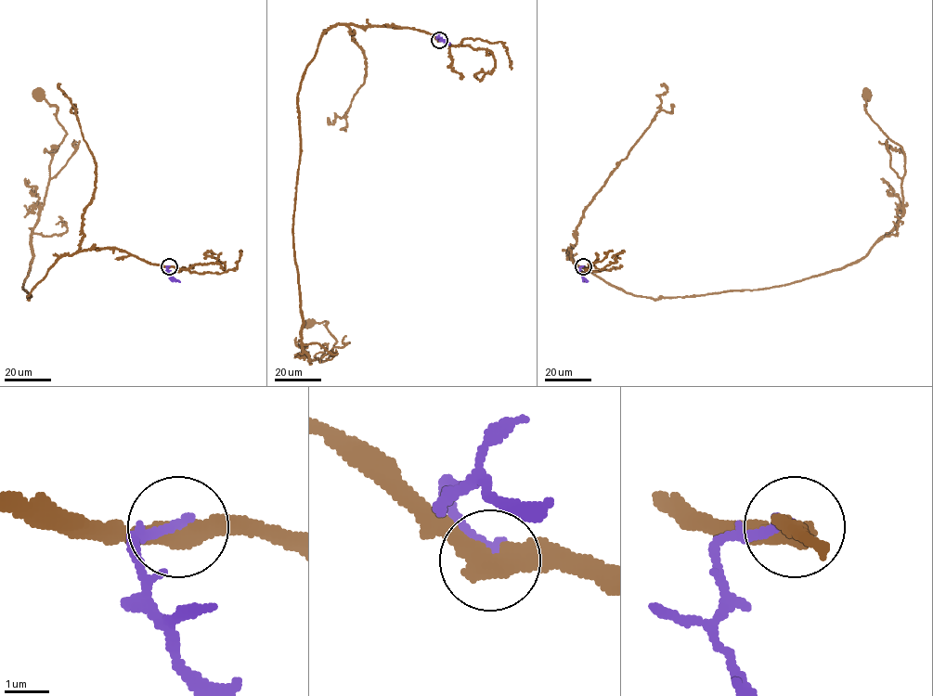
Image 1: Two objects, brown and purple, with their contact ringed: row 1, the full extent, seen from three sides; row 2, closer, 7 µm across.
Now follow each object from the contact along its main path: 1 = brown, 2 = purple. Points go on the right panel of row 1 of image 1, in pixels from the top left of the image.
1: (584, 266), (569, 248), (654, 299), (856, 263), (903, 209), (905, 153), (867, 93)
2: (584, 266), (579, 267), (579, 273), (586, 282)

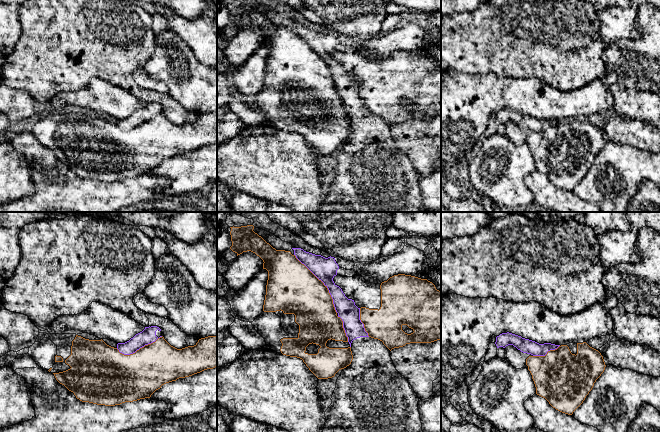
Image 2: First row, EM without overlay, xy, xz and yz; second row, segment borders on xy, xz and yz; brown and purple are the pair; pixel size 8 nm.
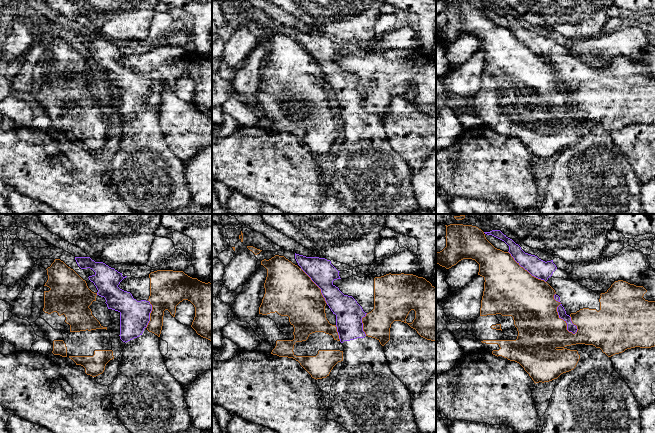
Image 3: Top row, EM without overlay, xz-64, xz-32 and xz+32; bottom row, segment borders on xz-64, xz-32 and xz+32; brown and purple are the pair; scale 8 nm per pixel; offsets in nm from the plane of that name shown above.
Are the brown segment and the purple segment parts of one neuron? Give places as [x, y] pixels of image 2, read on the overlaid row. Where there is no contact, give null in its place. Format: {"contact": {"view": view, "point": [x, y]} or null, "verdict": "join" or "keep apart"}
{"contact": {"view": "xz", "point": [323, 283]}, "verdict": "keep apart"}

